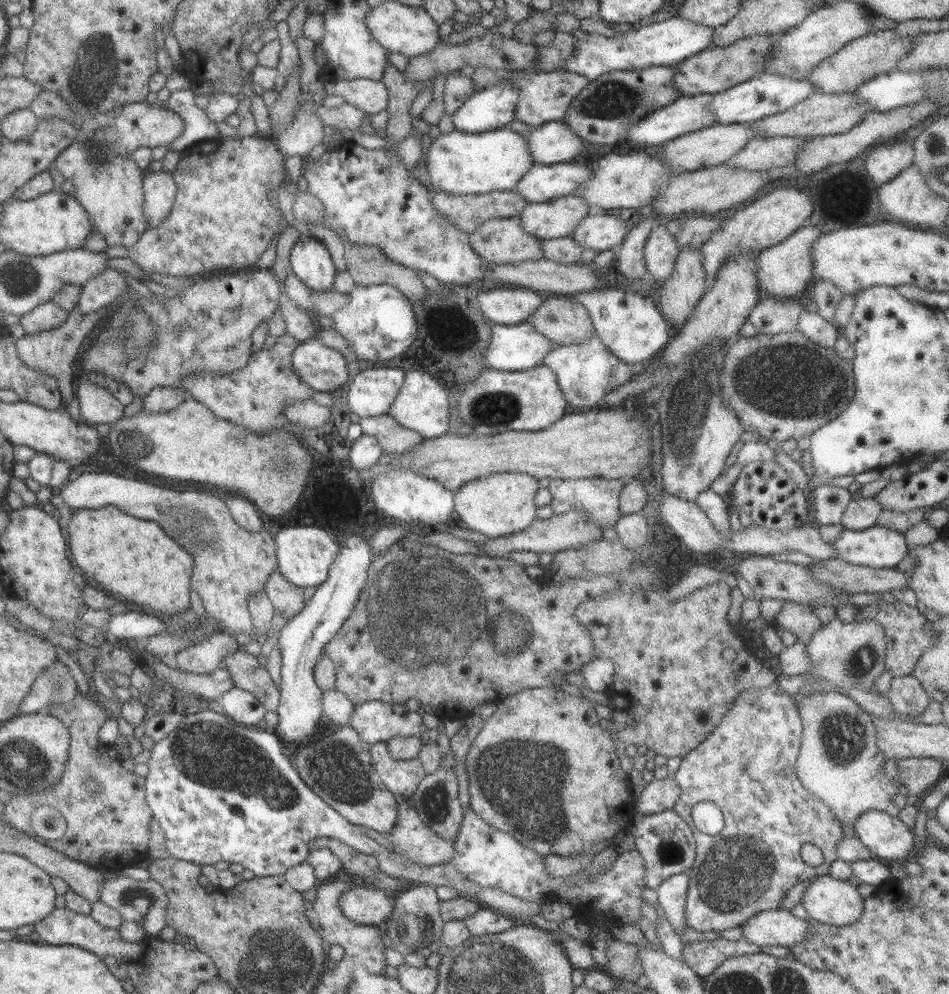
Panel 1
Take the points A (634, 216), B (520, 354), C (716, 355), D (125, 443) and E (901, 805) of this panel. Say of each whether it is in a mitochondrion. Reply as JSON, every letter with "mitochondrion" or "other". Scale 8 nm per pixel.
{"A":"other","B":"other","C":"mitochondrion","D":"mitochondrion","E":"other"}

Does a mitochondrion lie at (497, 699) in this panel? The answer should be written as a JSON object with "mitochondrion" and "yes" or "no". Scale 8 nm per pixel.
{"mitochondrion":"no"}

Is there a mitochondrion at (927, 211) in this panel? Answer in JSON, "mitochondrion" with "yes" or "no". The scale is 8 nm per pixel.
{"mitochondrion":"no"}

